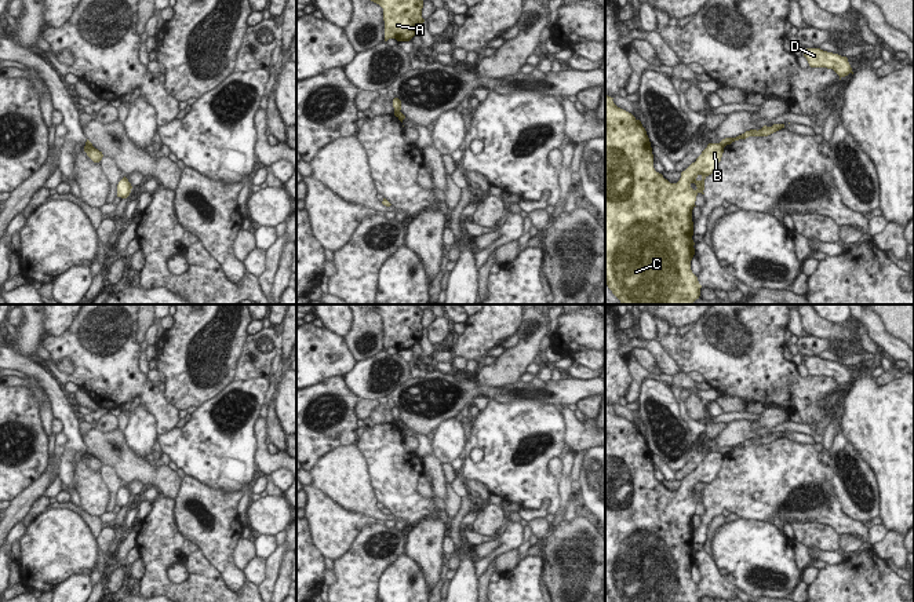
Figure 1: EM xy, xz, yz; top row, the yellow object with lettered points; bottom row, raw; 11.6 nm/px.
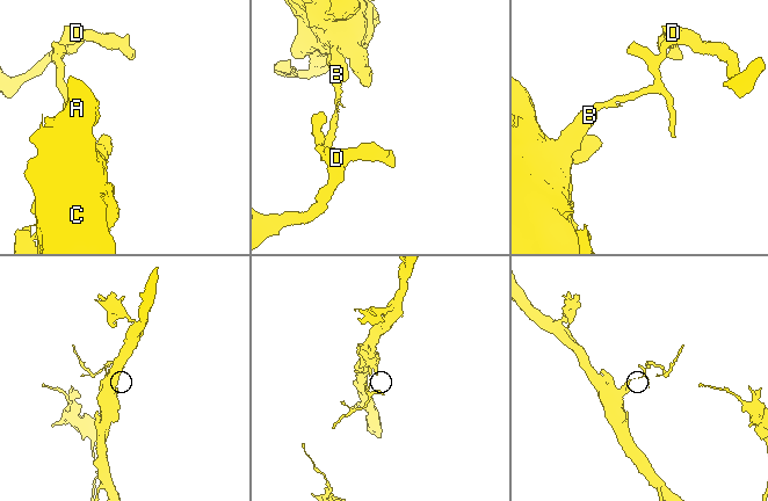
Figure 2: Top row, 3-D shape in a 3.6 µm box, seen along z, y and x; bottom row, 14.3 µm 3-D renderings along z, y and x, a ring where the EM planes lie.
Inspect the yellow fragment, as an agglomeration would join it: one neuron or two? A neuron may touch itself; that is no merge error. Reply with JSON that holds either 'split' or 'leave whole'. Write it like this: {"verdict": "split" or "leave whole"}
{"verdict": "split"}

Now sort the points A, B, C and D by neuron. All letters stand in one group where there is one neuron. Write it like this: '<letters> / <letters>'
A B C / D

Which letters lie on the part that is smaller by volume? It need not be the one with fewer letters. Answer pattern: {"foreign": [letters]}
{"foreign": ["D"]}

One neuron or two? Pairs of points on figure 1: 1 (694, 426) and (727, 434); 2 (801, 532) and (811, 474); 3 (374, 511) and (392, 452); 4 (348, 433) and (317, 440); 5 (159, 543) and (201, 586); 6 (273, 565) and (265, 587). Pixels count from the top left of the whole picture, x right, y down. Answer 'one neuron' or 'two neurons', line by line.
1: two neurons
2: two neurons
3: two neurons
4: one neuron
5: one neuron
6: one neuron

